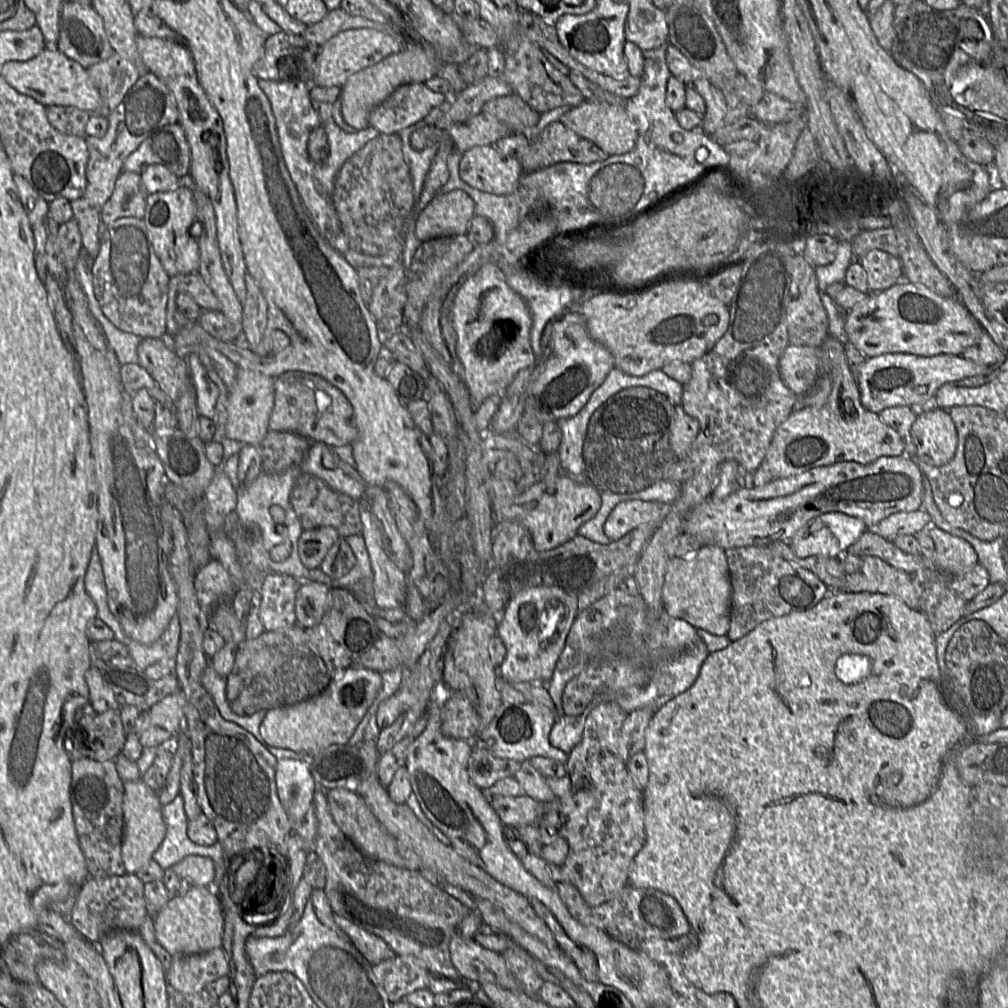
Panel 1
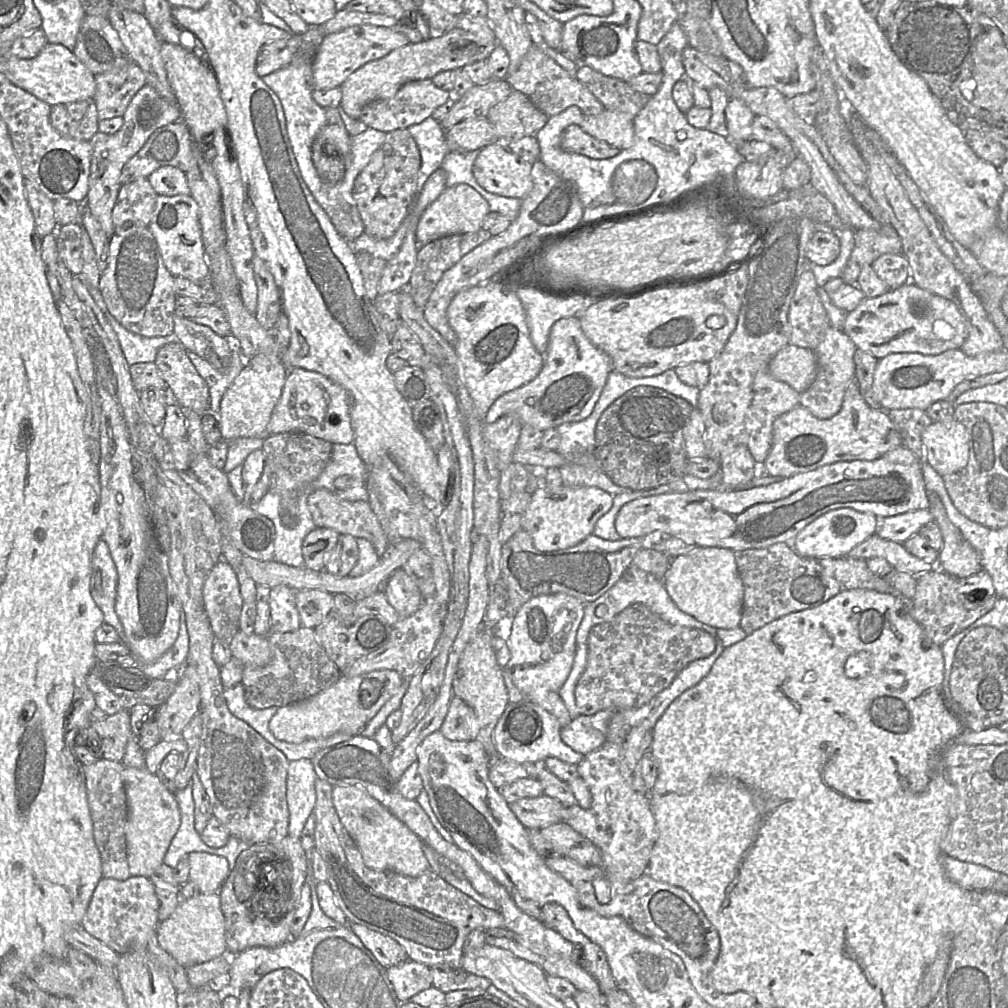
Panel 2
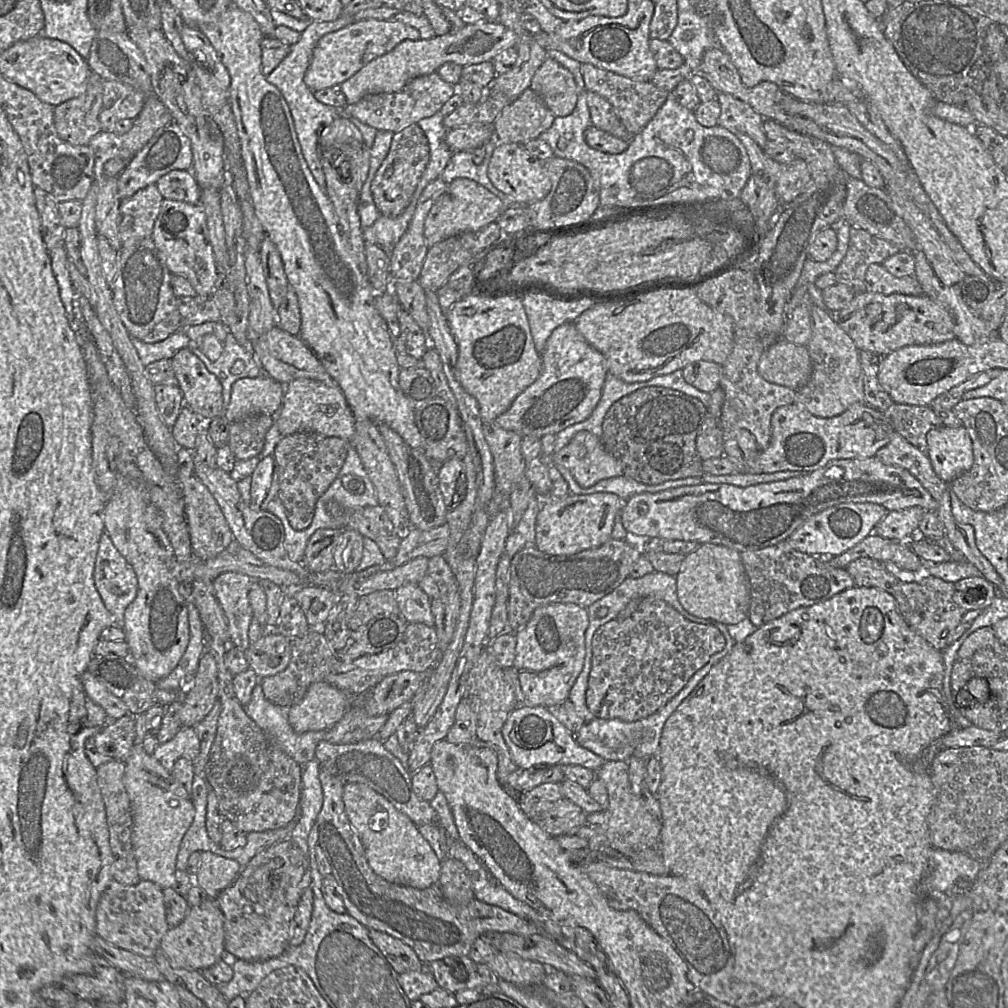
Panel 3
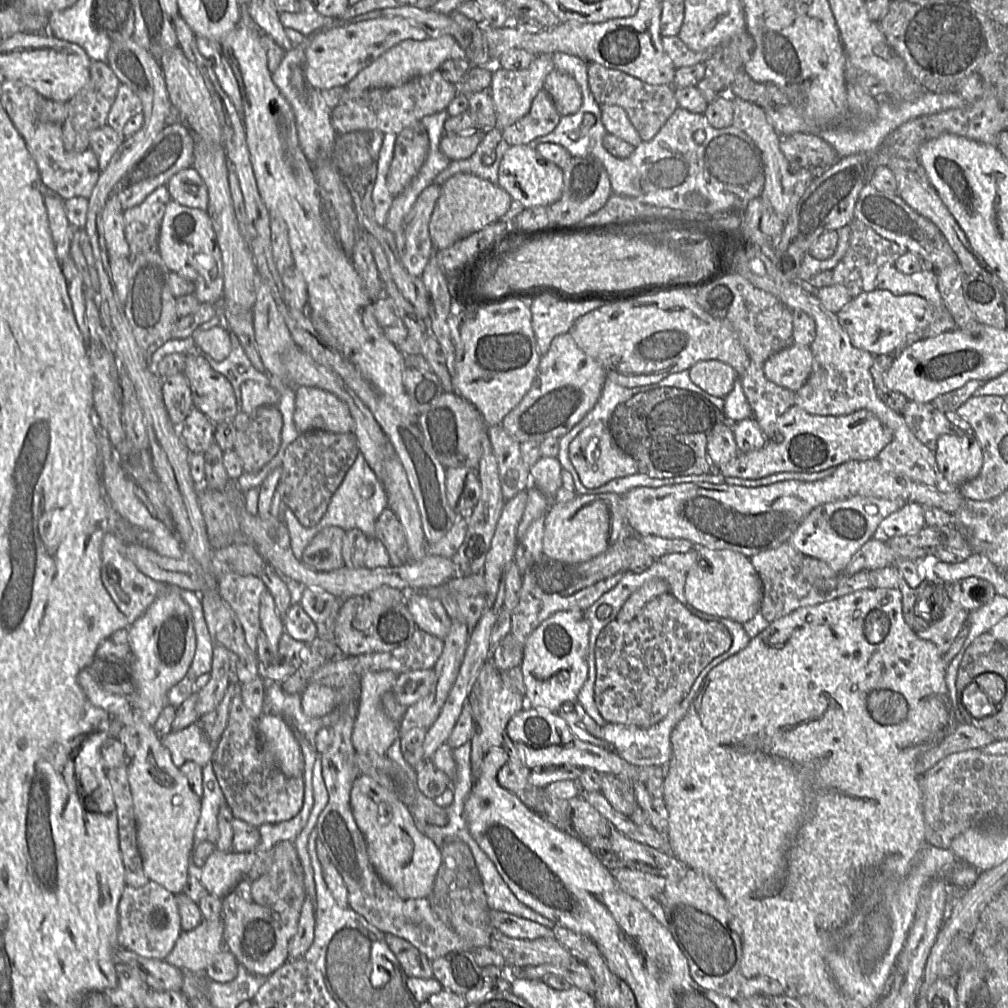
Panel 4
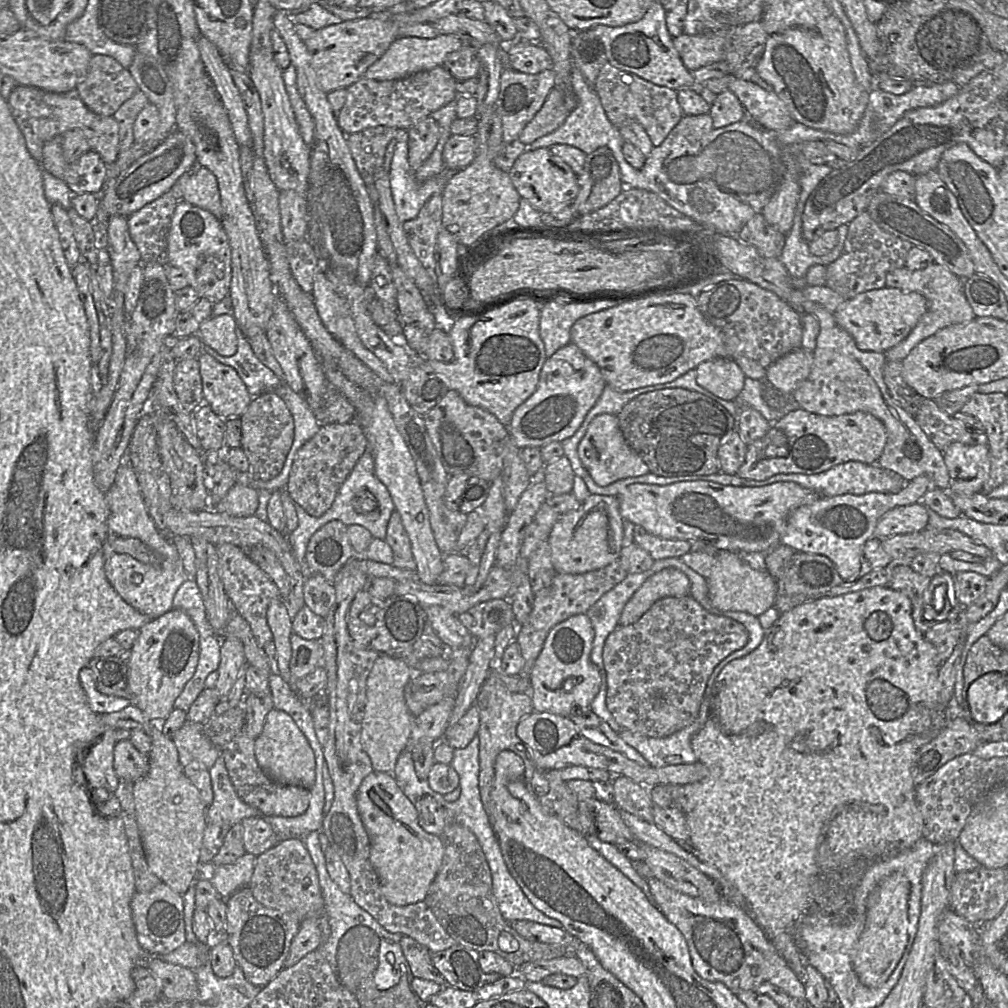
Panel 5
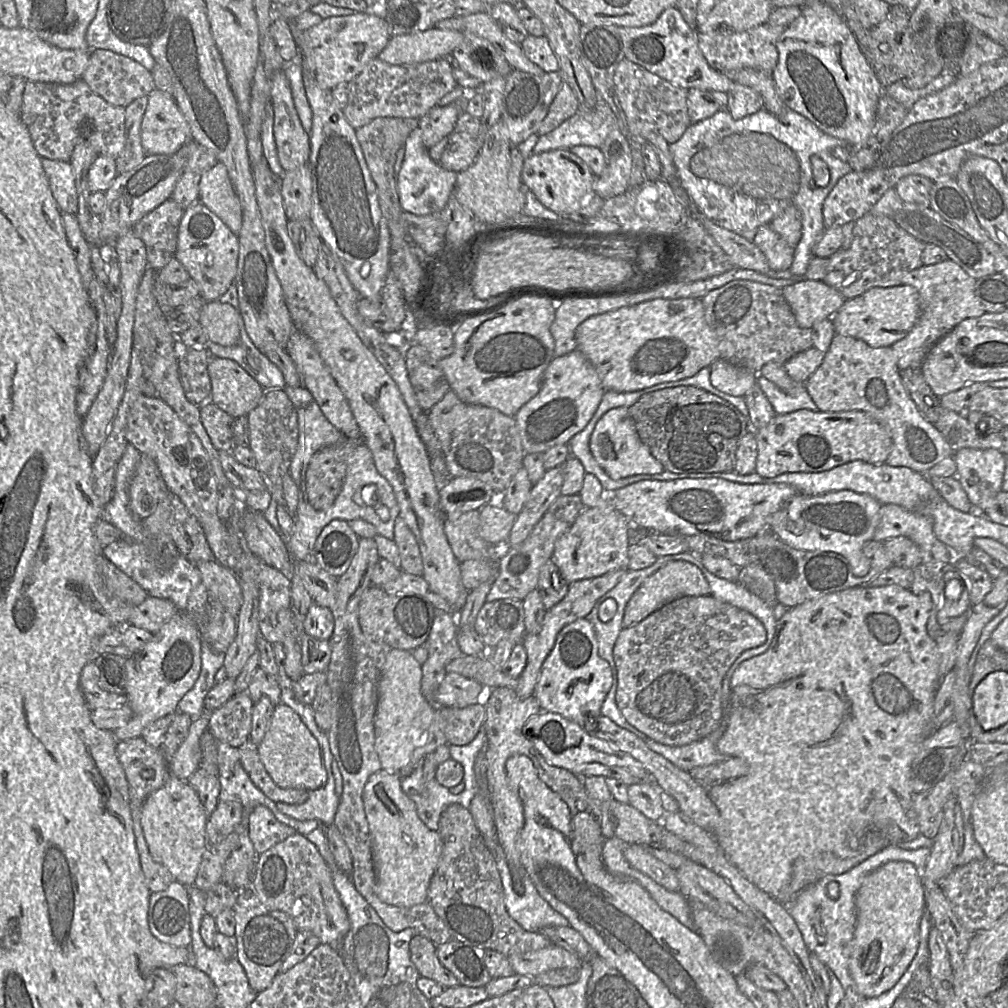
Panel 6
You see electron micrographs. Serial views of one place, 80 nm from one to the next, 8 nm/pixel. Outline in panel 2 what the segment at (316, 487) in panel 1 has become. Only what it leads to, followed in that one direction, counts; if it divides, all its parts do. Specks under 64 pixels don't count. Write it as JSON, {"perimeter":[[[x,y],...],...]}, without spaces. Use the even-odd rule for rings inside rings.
{"perimeter":[[[324,488],[312,491],[307,496],[306,501],[316,528],[330,528],[340,534],[349,534],[356,538],[365,538],[374,545],[380,558],[387,554],[391,543],[367,501],[347,501]]]}

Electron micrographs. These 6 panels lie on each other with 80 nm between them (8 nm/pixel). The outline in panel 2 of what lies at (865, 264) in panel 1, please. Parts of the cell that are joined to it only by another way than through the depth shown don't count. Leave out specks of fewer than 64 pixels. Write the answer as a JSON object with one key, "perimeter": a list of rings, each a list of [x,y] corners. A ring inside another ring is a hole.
{"perimeter":[[[883,254],[871,266],[889,290],[895,290],[910,280],[909,262],[903,254]]]}

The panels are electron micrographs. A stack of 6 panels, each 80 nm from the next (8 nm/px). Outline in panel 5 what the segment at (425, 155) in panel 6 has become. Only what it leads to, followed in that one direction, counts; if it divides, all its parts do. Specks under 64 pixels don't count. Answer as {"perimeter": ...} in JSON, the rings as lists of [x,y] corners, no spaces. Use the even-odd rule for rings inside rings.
{"perimeter":[[[399,130],[387,182],[400,222],[415,218],[432,196],[443,193],[449,179],[459,171],[446,168],[426,181],[417,180],[408,161],[407,130]]]}

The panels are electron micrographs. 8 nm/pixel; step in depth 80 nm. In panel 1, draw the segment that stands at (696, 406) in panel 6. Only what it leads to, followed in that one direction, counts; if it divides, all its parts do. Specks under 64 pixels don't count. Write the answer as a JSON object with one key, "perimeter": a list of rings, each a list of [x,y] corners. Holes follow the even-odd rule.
{"perimeter":[[[629,387],[609,398],[591,415],[583,444],[584,476],[598,491],[635,493],[664,479],[664,470],[678,458],[670,446],[671,425],[675,417],[674,405],[654,389]]]}

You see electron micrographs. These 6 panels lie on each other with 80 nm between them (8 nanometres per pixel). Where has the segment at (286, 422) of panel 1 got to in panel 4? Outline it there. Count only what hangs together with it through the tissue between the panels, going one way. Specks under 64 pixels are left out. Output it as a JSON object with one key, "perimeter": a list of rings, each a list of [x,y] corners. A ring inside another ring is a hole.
{"perimeter":[[[296,386],[294,392],[293,422],[299,433],[310,430],[353,432],[350,409],[337,395],[316,386]]]}

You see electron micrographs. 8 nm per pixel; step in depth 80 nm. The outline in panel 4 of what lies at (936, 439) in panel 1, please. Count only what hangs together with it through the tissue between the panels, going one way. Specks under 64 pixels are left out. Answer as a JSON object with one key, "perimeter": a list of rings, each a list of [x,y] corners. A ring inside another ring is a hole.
{"perimeter":[[[944,434],[937,440],[935,458],[939,470],[956,489],[978,476],[983,465],[981,446],[974,434]]]}

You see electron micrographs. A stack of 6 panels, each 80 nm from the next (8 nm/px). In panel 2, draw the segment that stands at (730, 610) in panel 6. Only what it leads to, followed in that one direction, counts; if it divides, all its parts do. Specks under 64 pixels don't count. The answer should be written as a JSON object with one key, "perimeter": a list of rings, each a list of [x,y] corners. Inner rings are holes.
{"perimeter":[[[632,605],[611,621],[591,629],[587,665],[575,687],[578,712],[580,715],[593,715],[606,709],[641,707],[669,687],[675,677],[691,662],[710,656],[716,645],[716,638],[704,630],[670,624],[645,605]]]}

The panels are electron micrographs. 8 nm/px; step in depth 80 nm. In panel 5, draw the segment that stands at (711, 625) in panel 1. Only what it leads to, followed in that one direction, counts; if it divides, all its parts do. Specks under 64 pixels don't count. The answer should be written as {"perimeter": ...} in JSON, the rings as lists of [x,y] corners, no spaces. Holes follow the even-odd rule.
{"perimeter":[[[727,550],[711,551],[713,565],[709,575],[704,577],[707,582],[710,611],[745,612],[758,617],[773,608],[777,583],[766,569],[764,560],[766,554],[736,553]]]}

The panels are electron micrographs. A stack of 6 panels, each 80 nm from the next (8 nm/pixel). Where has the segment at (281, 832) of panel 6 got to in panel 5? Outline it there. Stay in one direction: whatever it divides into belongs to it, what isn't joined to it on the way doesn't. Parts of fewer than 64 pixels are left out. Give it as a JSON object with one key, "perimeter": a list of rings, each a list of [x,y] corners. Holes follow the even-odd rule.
{"perimeter":[[[263,816],[244,818],[241,825],[244,848],[247,853],[258,856],[280,842],[272,826]]]}

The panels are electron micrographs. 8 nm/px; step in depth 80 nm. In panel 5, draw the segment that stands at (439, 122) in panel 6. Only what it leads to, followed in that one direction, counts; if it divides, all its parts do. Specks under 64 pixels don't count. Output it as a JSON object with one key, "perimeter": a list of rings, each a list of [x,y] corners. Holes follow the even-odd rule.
{"perimeter":[[[430,116],[418,121],[408,130],[408,161],[415,173],[431,155],[439,138],[438,123]]]}

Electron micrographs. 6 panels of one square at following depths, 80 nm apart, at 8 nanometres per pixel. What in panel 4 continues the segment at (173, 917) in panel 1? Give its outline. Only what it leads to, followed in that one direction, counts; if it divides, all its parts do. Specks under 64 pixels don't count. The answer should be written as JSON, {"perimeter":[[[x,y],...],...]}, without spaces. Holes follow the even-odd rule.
{"perimeter":[[[223,919],[203,921],[190,931],[183,931],[165,961],[183,972],[205,972],[214,958],[224,948]]]}

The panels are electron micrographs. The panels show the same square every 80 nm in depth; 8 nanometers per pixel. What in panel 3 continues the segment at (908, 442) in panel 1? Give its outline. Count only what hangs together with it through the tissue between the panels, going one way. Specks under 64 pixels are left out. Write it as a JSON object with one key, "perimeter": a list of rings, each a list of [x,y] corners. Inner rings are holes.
{"perimeter":[[[894,403],[885,413],[895,432],[925,453],[928,449],[927,433],[943,425],[931,405],[915,406]]]}

